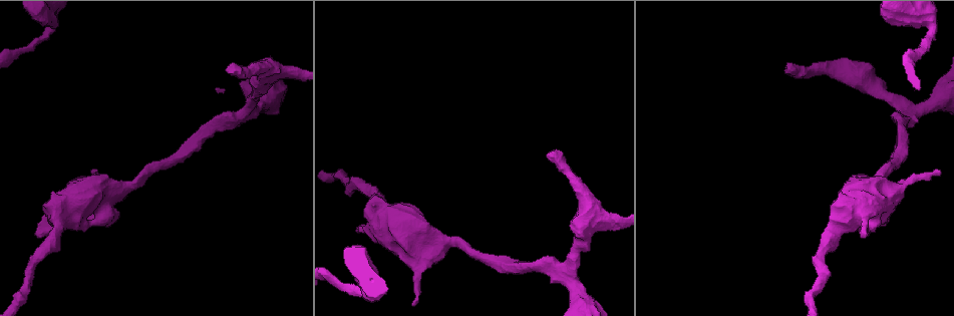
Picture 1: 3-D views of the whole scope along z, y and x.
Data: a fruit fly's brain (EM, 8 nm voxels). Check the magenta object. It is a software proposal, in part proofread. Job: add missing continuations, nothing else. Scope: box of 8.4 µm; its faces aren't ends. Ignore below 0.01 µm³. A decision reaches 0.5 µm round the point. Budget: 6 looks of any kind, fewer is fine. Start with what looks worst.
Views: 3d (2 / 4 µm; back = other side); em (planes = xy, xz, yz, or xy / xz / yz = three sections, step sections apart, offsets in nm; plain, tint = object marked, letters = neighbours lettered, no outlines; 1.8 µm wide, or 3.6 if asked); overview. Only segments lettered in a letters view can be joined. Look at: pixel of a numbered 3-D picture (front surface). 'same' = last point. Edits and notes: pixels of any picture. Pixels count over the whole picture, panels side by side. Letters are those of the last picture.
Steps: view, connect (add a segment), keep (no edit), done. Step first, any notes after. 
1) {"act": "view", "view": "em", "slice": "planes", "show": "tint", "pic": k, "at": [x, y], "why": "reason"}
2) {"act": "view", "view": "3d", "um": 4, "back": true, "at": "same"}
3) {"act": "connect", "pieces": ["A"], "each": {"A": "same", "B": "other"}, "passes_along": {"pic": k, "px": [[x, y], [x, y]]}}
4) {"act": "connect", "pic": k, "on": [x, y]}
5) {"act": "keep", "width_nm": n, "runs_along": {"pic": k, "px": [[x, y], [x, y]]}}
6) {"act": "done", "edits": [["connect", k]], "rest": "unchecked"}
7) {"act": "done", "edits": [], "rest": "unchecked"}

{"act": "view", "view": "em", "slice": "yz", "step": 4, "show": "tint", "pic": 1, "at": [784, 73], "why": "branch stops here"}

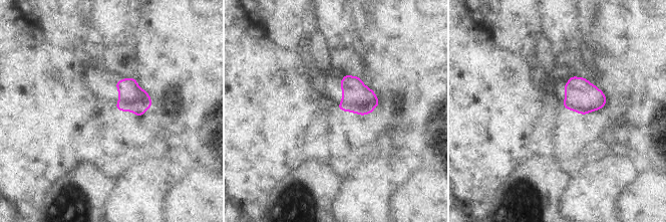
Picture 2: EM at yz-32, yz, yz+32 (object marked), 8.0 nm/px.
{"act": "view", "view": "em", "slice": "planes", "show": "letters", "at": "same", "why": "another direction"}

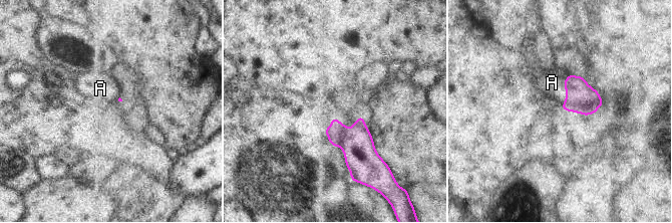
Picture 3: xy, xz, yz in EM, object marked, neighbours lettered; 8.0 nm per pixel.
{"act": "connect", "pic": 3, "on": [552, 82], "each": {"A": "same"}, "passes_along": {"pic": 3, "px": [[582, 98], [566, 93], [552, 82]]}, "found": "it goes on there"}

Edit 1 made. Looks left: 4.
{"act": "view", "view": "3d", "um": 4, "back": true, "pic": 1, "at": [42, 21], "why": "branch stops here"}

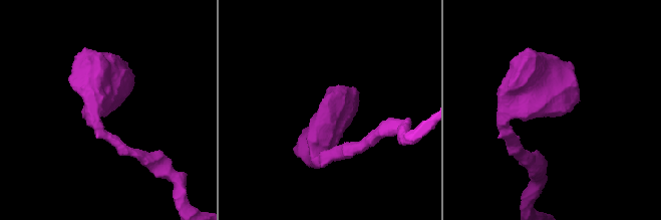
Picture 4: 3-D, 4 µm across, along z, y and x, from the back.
{"act": "view", "view": "em", "um": 3.6, "slice": "xz", "step": 16, "show": "tint", "pic": 4, "at": [565, 113], "why": "now the EM"}

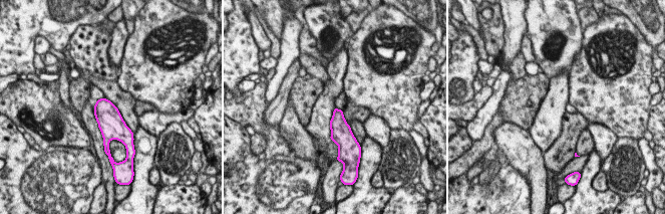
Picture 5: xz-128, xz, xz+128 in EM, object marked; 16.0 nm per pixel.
{"act": "view", "view": "em", "um": 3.6, "slice": "planes", "show": "letters", "at": "same"}

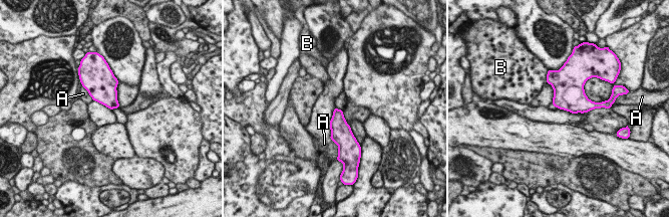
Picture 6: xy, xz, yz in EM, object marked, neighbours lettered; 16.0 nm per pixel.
{"act": "keep", "each": {"A": "other", "B": "other"}, "border": {"pic": 6, "px": [[83, 86], [93, 99]]}, "found": "none of them fits"}

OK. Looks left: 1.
{"act": "view", "view": "em", "slice": "yz", "step": 4, "show": "letters", "pic": 1, "at": [360, 228], "why": "free end"}

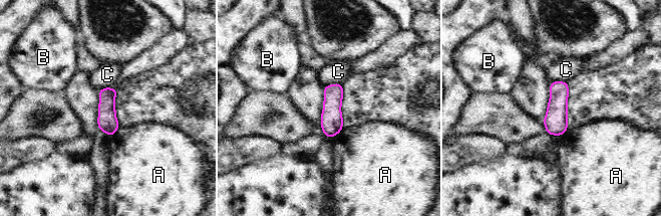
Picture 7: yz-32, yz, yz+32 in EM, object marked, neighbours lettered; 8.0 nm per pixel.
{"act": "keep", "width_nm": 160, "longest_contact_nm": ["C", 150], "each": {"A": "other", "B": "other", "C": "other"}, "found": "no lettered segment goes on from it"}

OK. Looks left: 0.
{"act": "done", "edits": [["connect", 3]], "rest": "unchecked"}

